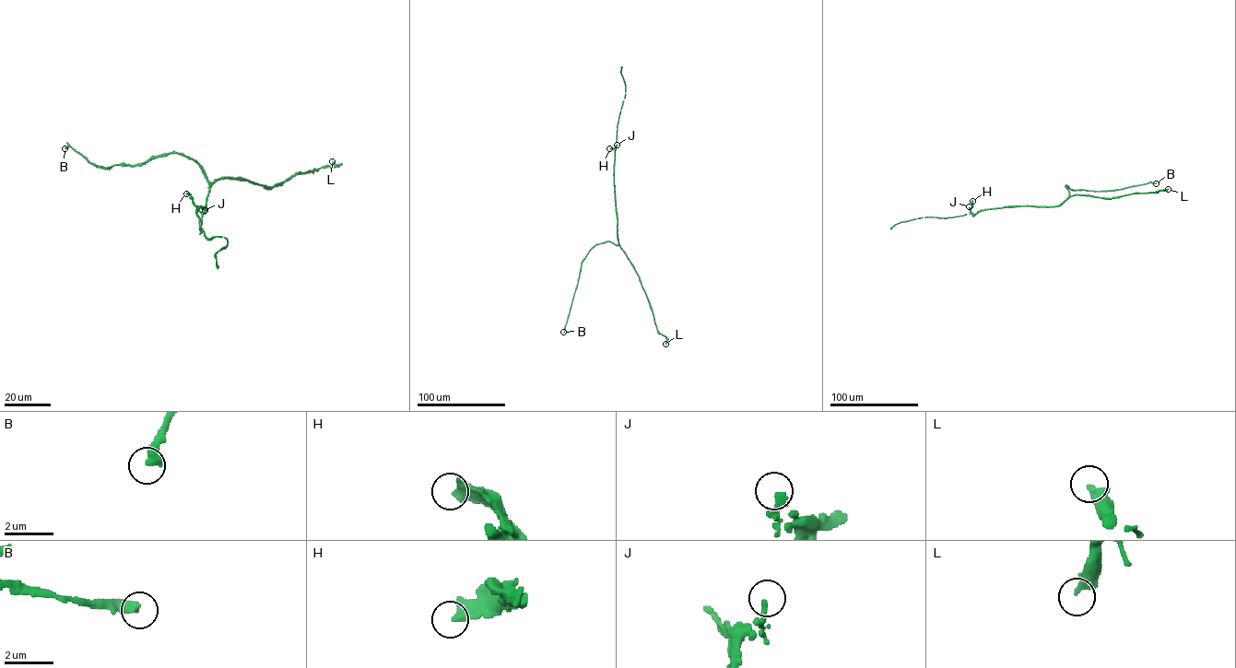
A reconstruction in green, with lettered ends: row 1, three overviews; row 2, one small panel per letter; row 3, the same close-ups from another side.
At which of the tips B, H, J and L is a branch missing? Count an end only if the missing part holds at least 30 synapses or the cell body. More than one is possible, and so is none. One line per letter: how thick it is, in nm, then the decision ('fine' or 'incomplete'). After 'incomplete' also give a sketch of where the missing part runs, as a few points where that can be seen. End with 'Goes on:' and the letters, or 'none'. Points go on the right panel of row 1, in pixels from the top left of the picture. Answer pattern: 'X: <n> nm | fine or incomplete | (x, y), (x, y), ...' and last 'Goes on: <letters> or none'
B: 440 nm | fine
H: 400 nm | incomplete | (972, 201), (972, 198), (972, 203), (994, 216), (1023, 229)
J: 220 nm | fine
L: 360 nm | fine
Goes on: H

